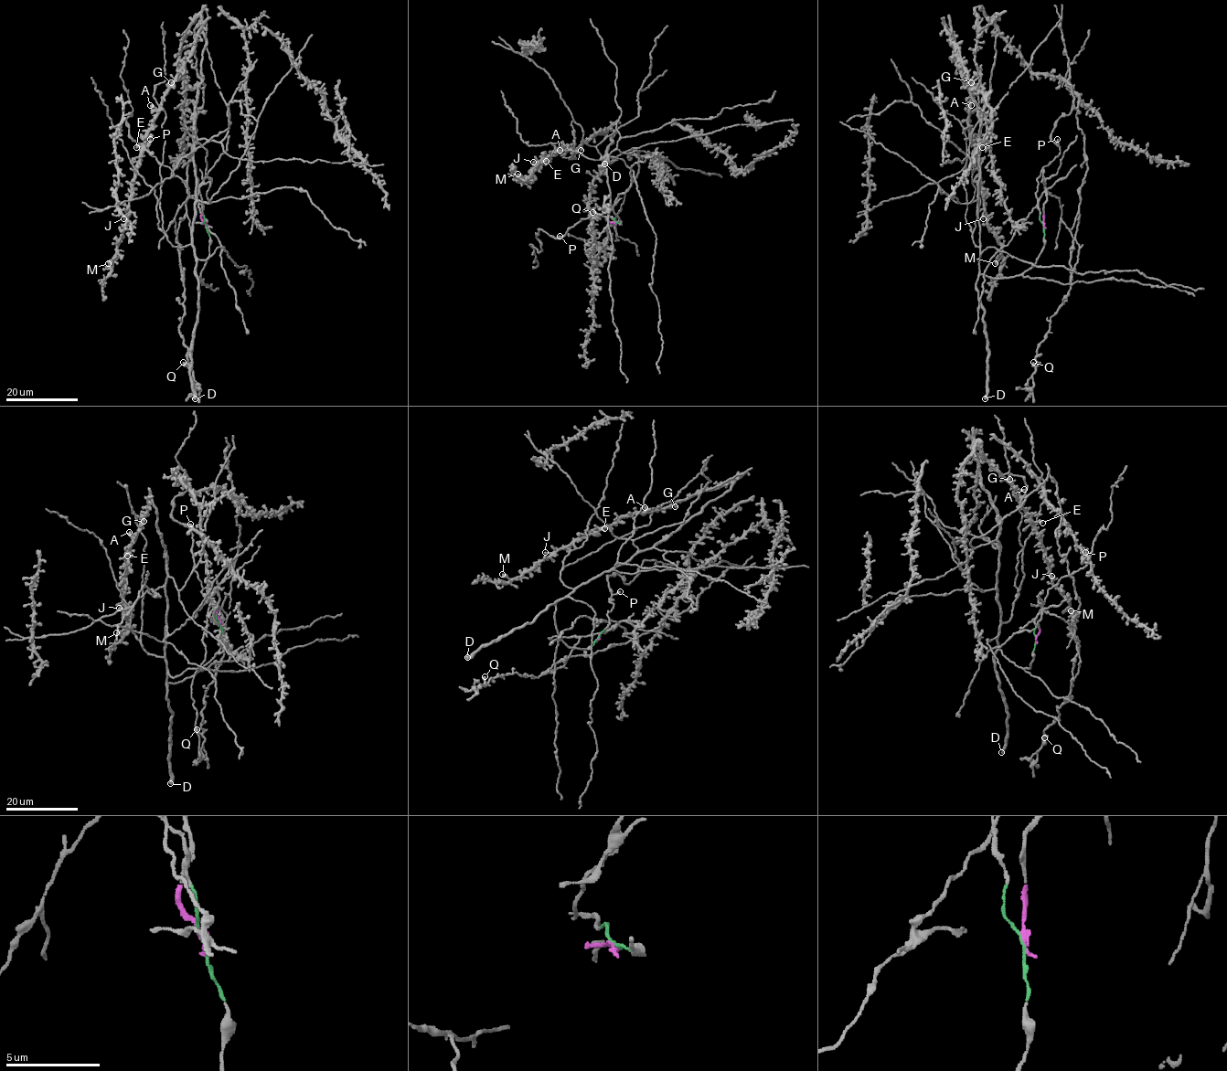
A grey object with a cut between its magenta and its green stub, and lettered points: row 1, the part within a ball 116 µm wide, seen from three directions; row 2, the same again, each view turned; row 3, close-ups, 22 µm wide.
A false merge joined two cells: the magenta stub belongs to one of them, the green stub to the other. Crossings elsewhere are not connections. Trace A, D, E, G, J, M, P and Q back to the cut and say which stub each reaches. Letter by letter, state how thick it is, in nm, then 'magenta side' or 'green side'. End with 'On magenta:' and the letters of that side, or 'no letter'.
A: calibre 360 nm; green side
D: calibre 500 nm; green side
E: calibre 440 nm; green side
G: calibre 320 nm; green side
J: calibre 200 nm; green side
M: calibre 440 nm; green side
P: calibre 280 nm; green side
Q: calibre 400 nm; magenta side
On magenta: Q

